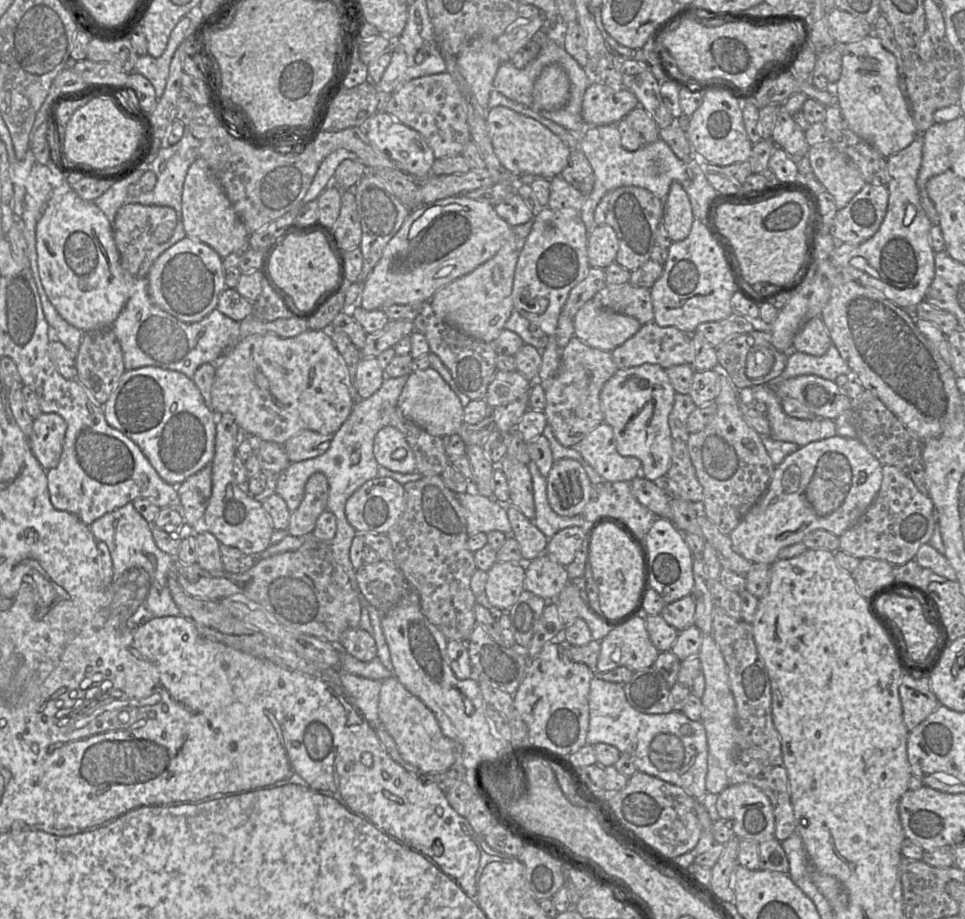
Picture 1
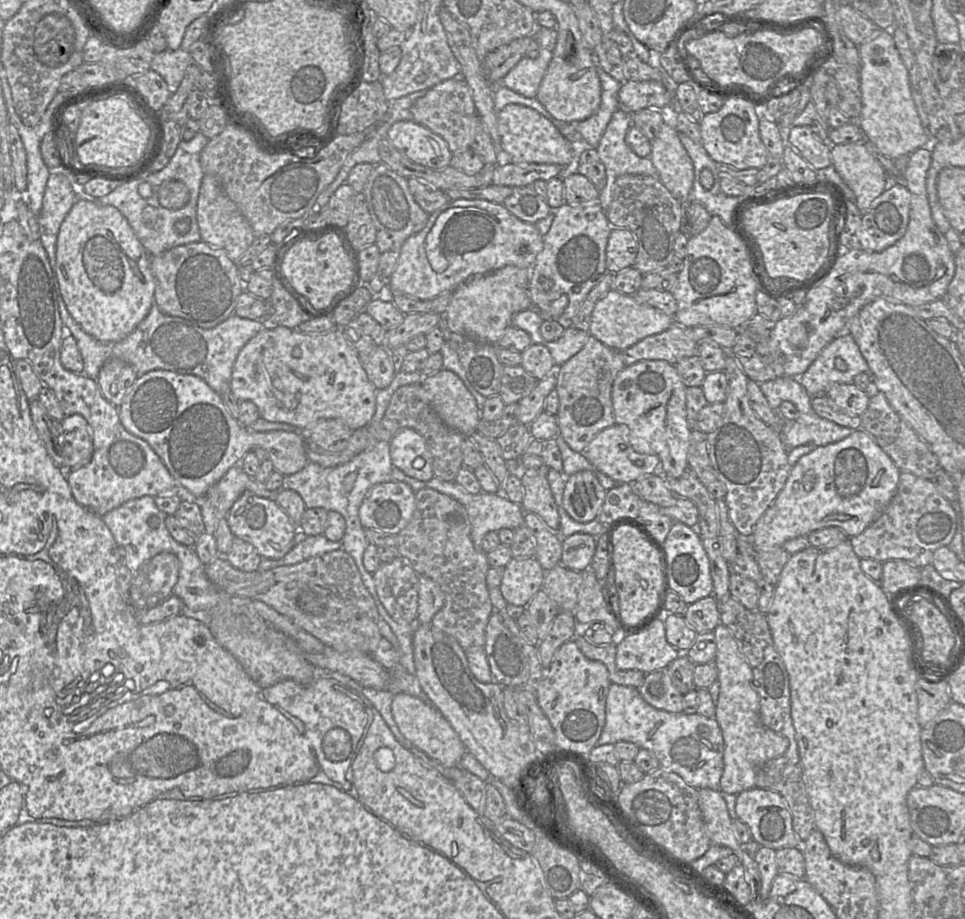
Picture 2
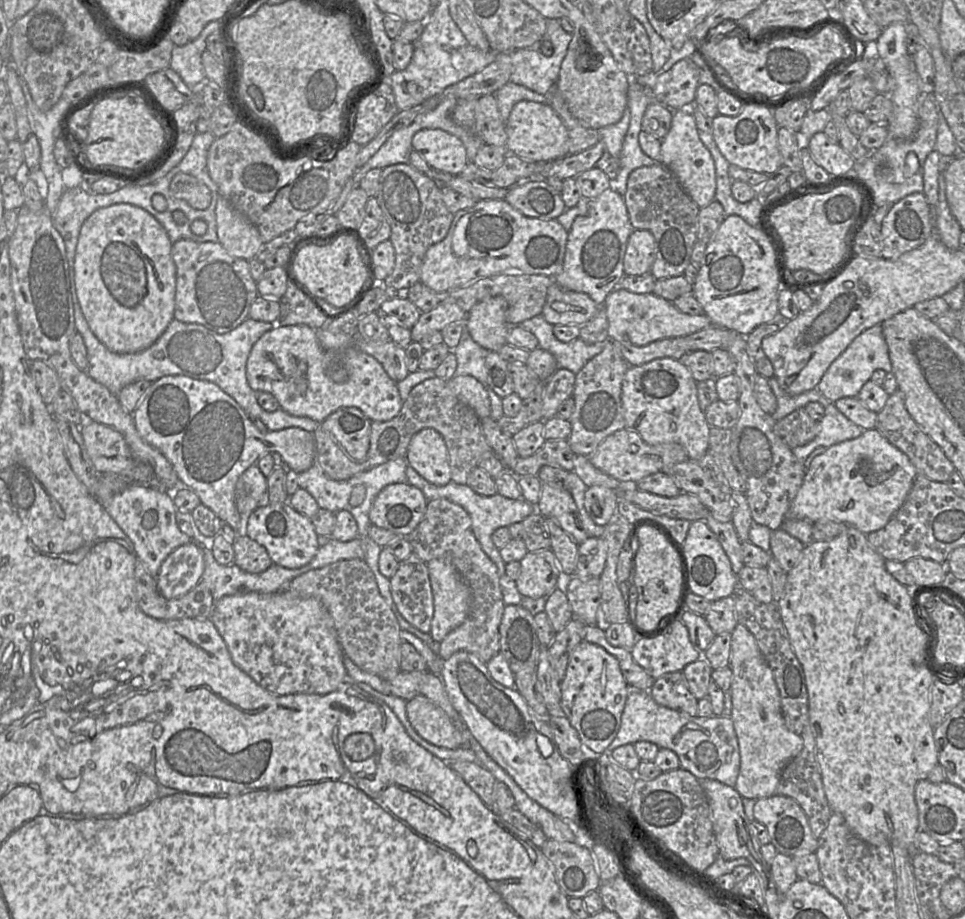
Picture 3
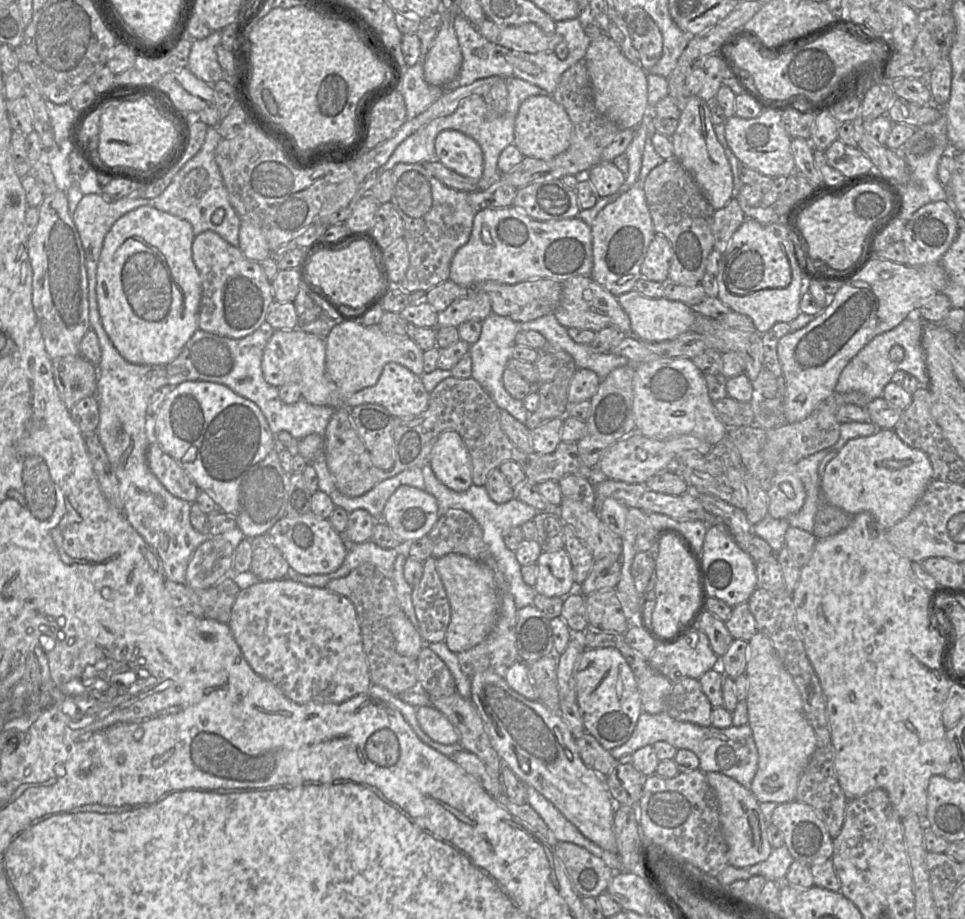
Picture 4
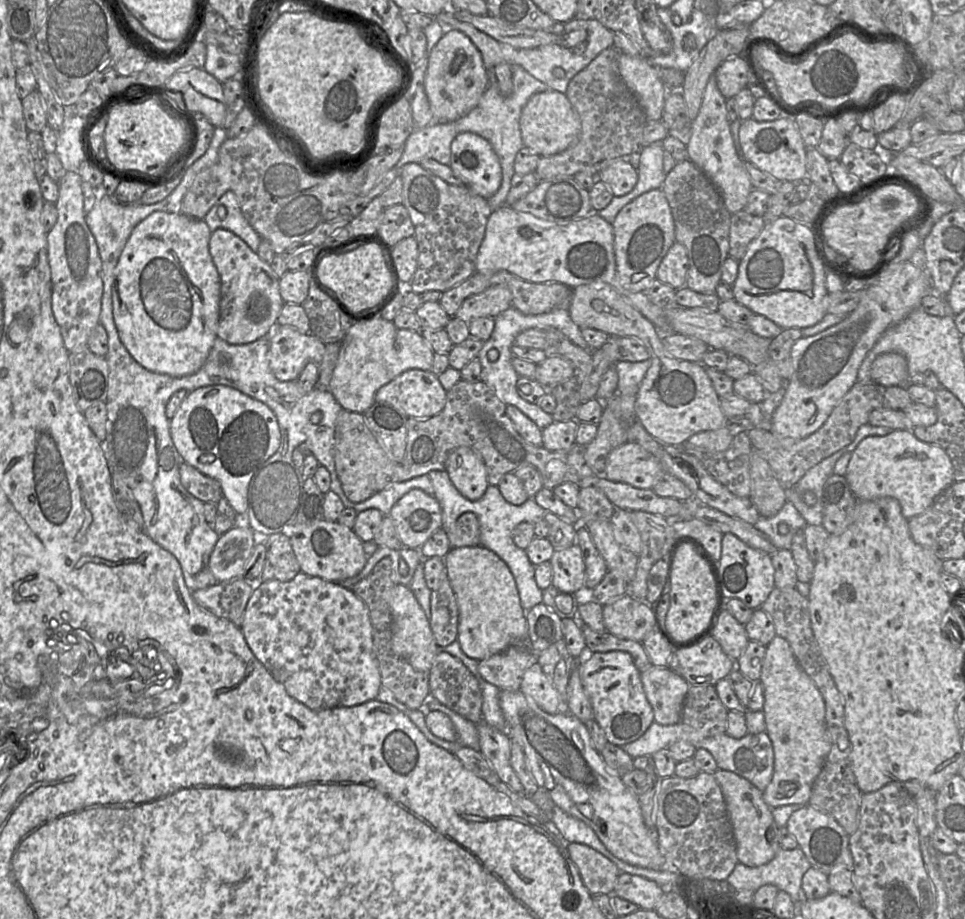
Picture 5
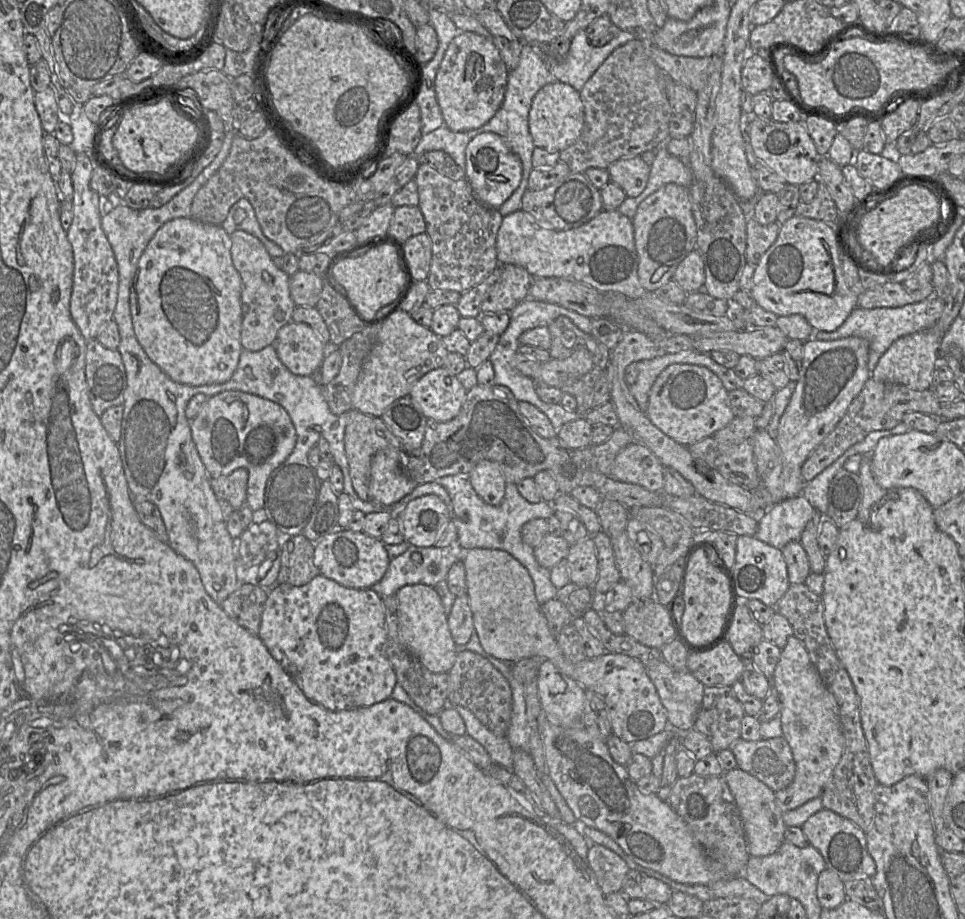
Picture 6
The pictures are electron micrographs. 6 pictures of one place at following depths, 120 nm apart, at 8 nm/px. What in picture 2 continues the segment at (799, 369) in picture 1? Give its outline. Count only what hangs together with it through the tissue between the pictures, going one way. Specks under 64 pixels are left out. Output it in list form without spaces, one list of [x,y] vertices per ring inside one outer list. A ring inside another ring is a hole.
[[[851,334],[835,338],[798,377],[811,398],[826,396],[831,386],[850,384],[855,375],[869,370]]]

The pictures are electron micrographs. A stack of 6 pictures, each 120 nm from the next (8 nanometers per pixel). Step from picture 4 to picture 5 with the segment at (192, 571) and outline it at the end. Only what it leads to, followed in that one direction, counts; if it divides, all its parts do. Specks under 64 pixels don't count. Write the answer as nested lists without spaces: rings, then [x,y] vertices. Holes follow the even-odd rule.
[[[232,528],[219,536],[209,558],[209,568],[217,582],[241,579],[254,546],[264,537],[251,528]]]

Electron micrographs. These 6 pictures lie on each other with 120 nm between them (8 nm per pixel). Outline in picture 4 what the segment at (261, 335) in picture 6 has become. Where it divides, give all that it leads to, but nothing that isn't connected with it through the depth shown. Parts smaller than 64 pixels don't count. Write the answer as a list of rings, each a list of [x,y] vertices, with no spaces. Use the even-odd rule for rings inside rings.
[[[213,231],[194,237],[192,258],[201,278],[202,295],[198,311],[198,330],[221,337],[240,339],[250,335],[265,322],[270,305],[274,302],[271,281],[266,277],[260,262],[249,260],[240,250]]]

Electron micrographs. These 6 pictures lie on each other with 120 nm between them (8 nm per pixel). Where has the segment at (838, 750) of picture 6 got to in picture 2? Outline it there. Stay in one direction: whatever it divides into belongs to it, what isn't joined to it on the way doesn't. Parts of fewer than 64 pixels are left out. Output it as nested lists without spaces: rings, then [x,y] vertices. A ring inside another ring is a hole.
[[[719,624],[713,633],[717,643],[714,663],[718,669],[717,682],[720,685],[714,719],[721,728],[724,740],[724,768],[719,790],[726,794],[738,795],[756,787],[757,770],[767,761],[784,754],[789,747],[789,740],[761,723],[760,701],[753,673],[731,631]]]

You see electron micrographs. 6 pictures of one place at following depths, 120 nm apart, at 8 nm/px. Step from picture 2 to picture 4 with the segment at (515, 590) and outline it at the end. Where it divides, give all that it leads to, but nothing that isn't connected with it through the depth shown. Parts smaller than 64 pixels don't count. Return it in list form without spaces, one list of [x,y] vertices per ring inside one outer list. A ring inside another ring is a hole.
[[[564,548],[542,551],[536,563],[538,572],[534,588],[538,594],[548,597],[567,595],[576,583],[571,559]]]

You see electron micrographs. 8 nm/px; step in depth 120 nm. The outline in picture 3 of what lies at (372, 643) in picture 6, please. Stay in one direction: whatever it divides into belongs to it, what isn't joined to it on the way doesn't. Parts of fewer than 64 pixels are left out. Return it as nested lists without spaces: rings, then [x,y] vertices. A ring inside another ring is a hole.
[[[288,591],[229,595],[215,602],[209,619],[225,641],[233,662],[257,684],[273,694],[325,695],[335,691],[347,678],[345,655],[336,637],[333,619],[316,598]]]

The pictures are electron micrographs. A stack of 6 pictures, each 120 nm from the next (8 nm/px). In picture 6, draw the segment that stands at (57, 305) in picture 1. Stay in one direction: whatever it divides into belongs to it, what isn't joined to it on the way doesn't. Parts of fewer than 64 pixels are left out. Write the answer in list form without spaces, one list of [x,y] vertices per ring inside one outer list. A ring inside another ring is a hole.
[[[192,217],[162,225],[139,258],[130,287],[129,306],[135,336],[147,354],[170,379],[192,386],[222,384],[231,379],[241,352],[242,281],[231,258],[230,235],[220,226]]]

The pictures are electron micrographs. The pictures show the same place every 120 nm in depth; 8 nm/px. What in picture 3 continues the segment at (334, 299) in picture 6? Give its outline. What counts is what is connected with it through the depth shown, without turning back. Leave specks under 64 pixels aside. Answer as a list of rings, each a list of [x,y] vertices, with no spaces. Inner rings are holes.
[[[289,279],[287,289],[280,302],[280,316],[276,322],[278,325],[306,325],[314,330],[325,329],[325,324],[332,321],[323,309],[317,305],[309,296],[298,288]]]

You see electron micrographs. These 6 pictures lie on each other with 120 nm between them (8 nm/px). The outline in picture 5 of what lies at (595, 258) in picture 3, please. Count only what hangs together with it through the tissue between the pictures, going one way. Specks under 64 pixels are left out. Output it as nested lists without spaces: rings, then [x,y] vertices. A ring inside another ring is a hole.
[[[661,189],[650,190],[626,204],[611,223],[618,280],[623,288],[644,292],[656,279],[657,269],[676,242],[670,206]]]

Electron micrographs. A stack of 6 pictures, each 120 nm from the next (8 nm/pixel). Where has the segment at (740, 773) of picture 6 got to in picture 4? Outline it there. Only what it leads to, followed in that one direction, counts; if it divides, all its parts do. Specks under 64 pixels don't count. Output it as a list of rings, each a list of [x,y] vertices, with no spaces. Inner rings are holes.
[[[707,772],[705,775],[717,798],[721,828],[728,846],[729,864],[743,868],[767,860],[773,848],[768,840],[767,821],[755,795],[750,789],[720,772]]]

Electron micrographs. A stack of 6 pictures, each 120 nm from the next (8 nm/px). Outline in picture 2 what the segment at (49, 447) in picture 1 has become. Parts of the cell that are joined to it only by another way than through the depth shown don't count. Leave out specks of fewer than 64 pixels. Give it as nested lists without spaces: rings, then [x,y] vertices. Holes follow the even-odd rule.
[[[68,415],[59,421],[58,451],[62,457],[62,469],[76,469],[91,460],[92,433],[87,421],[81,415]]]

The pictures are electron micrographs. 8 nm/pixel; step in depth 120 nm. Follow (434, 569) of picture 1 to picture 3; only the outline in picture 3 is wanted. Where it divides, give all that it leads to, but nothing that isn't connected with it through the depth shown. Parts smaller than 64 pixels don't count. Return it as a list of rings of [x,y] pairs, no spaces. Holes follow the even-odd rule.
[[[447,499],[430,500],[423,519],[406,538],[411,544],[413,554],[422,561],[428,563],[434,559],[443,559],[454,566],[471,591],[471,604],[467,618],[443,641],[437,643],[437,653],[446,660],[458,651],[465,651],[487,663],[500,650],[499,626],[506,605],[498,568],[476,539],[469,514],[461,506]]]

